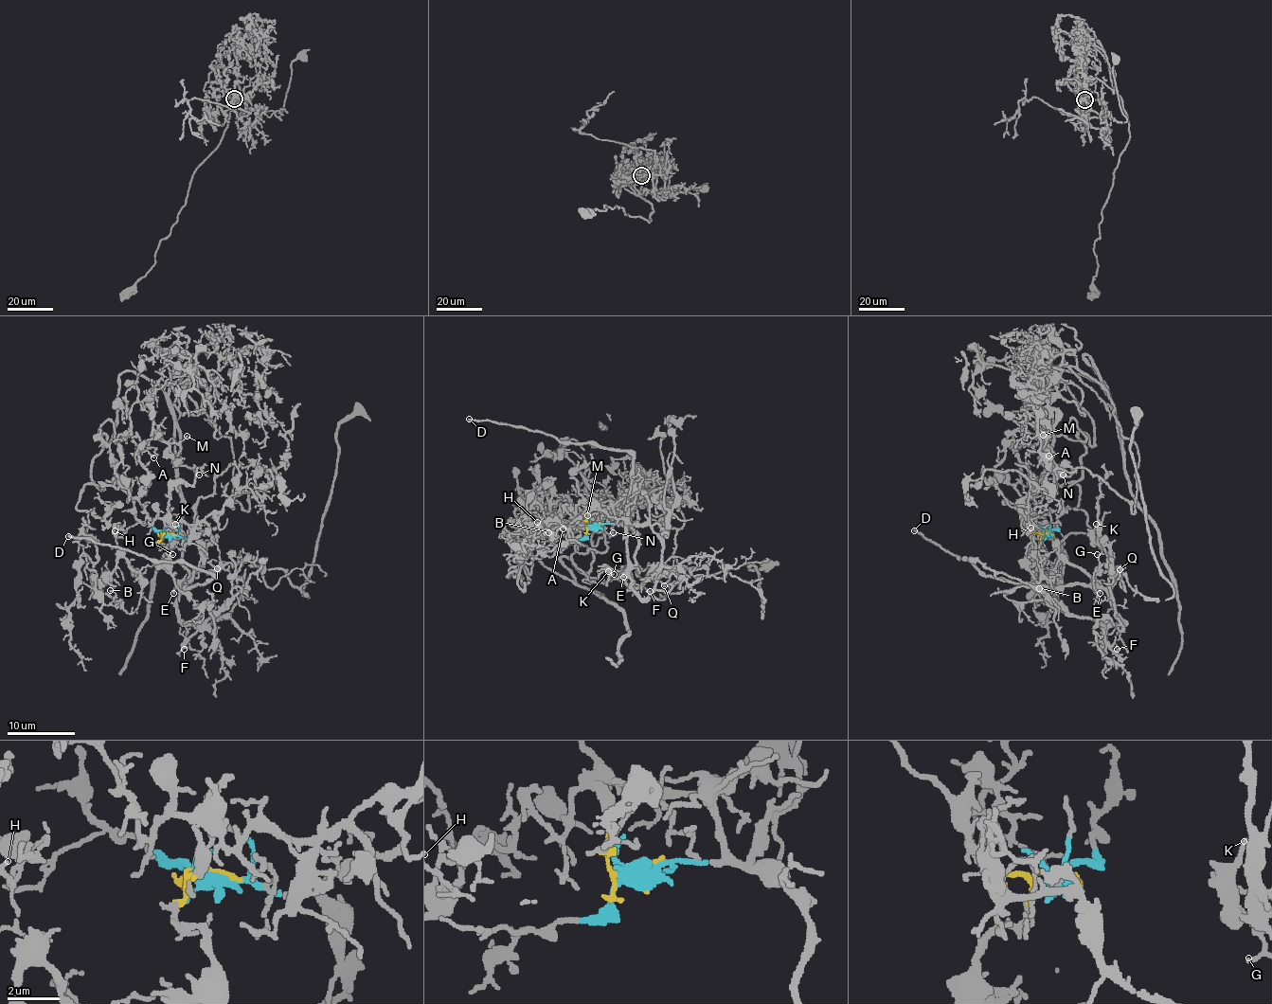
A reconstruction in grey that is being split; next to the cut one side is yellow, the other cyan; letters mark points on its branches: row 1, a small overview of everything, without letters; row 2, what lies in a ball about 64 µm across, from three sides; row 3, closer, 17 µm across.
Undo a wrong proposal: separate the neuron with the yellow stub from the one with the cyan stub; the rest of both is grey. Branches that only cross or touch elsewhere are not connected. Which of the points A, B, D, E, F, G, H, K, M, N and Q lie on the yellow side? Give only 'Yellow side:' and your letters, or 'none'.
Yellow side: A, B, H, M, N

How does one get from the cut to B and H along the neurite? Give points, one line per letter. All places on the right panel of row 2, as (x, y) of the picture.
B: (1048, 531), (1024, 518), (1033, 498), (1048, 479), (1074, 482), (1092, 533), (1064, 539), (1035, 601), (1039, 588)
H: (1048, 531), (1024, 518), (1033, 498), (1048, 479), (1074, 482), (1076, 508), (1030, 528)

